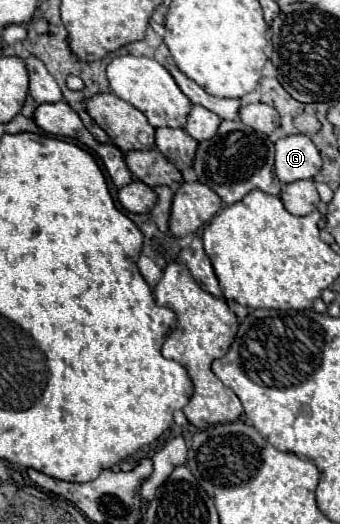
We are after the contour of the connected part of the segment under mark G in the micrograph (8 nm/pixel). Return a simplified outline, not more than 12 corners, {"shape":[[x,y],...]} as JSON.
{"shape":[[307,135],[275,143],[281,183],[313,179],[321,155]]}

